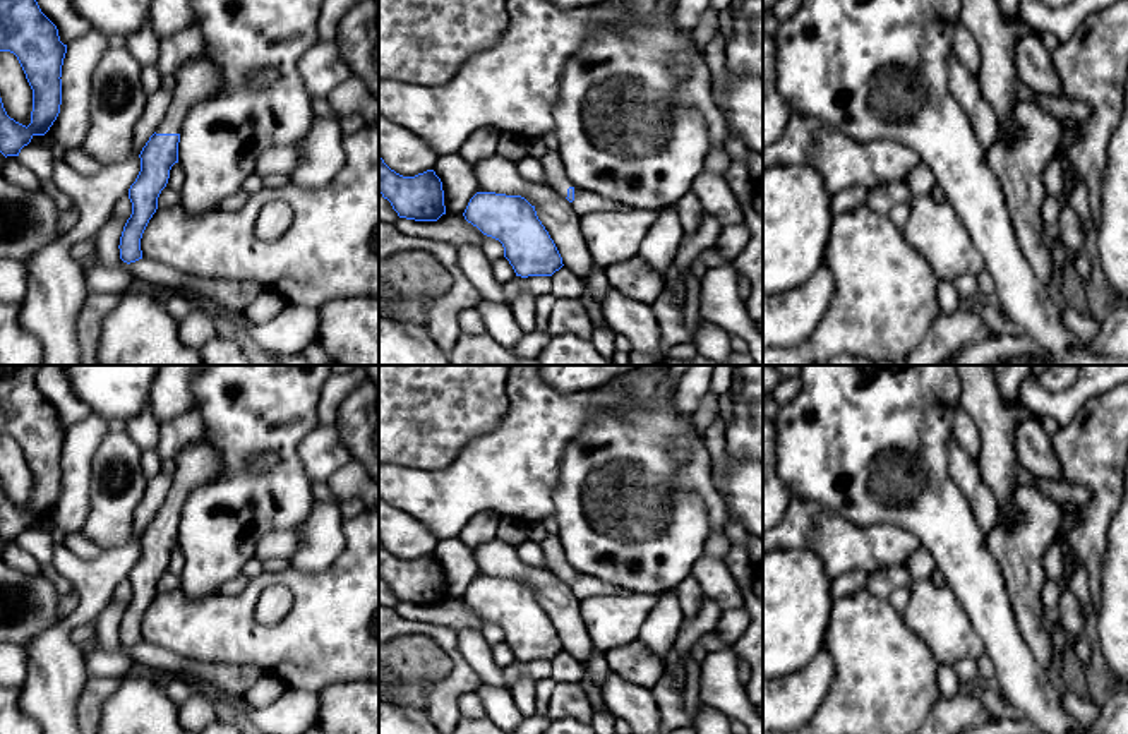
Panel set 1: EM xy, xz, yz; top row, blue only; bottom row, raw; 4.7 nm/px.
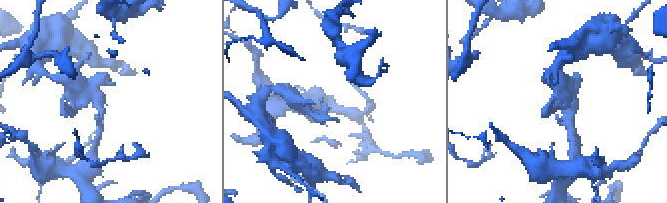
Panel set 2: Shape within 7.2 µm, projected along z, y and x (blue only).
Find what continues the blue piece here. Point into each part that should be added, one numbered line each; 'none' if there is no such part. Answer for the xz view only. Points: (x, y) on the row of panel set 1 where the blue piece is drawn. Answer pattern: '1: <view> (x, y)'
1: xz (556, 177)

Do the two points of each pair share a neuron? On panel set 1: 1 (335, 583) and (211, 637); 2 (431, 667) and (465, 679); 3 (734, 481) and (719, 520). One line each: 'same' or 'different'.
1: same
2: different
3: different

